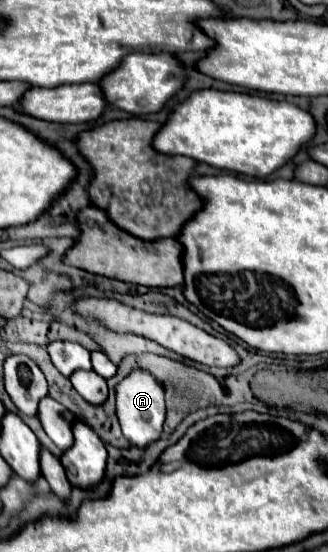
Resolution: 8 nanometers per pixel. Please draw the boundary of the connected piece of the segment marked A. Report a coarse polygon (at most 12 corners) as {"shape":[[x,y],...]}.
{"shape":[[133,369],[115,385],[117,419],[131,445],[161,437],[165,389]]}

